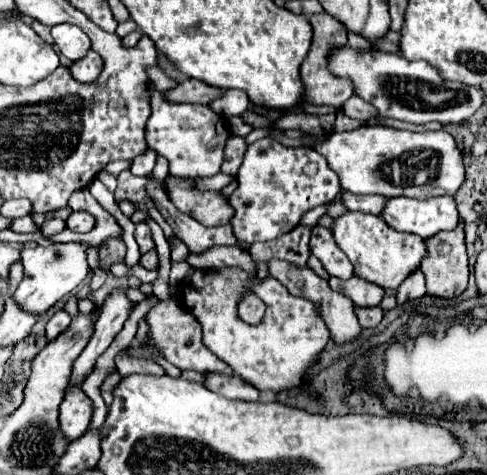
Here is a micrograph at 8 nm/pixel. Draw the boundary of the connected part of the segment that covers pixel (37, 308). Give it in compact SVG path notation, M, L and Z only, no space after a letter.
M66 242L66 244L38 246L34 250L22 250L24 280L20 282L20 286L16 290L16 302L20 302L24 306L24 310L36 312L36 314L46 312L56 302L60 302L80 282L84 282L88 278L88 274L90 274L88 248L98 250L100 246L92 246L88 242Z

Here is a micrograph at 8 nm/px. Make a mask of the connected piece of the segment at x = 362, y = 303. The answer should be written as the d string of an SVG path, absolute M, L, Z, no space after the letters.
M352 276L350 280L338 280L338 278L330 278L330 288L348 296L354 306L358 308L374 308L380 306L382 298L384 298L384 290L376 288L374 284L368 284L366 280L360 280L358 276Z

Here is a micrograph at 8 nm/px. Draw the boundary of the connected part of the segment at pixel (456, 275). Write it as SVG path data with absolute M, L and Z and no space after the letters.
M456 228L456 232L440 232L440 236L432 236L432 240L426 240L428 244L428 260L420 266L426 278L426 294L436 298L456 298L460 296L468 286L468 258L466 258L466 246L464 246L464 228Z

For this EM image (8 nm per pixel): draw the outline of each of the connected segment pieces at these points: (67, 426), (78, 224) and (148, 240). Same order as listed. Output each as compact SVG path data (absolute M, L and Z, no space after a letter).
M68 386L66 396L60 404L60 428L68 440L76 440L84 434L92 420L92 400L78 386Z
M72 212L66 220L66 228L74 232L90 232L94 228L94 216L90 212Z
M140 222L136 224L136 232L134 232L134 238L138 242L141 255L146 254L148 250L154 248L154 240L152 240L152 234L150 234L150 228L146 222Z

